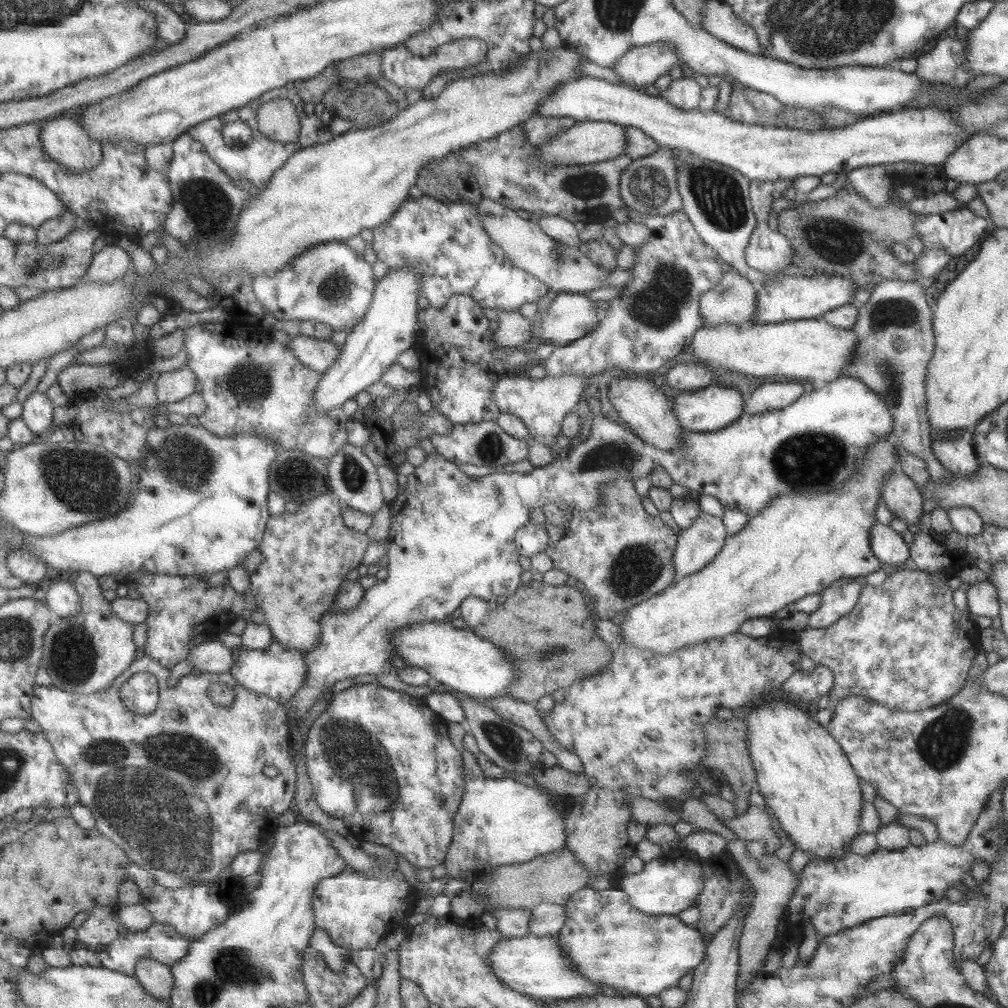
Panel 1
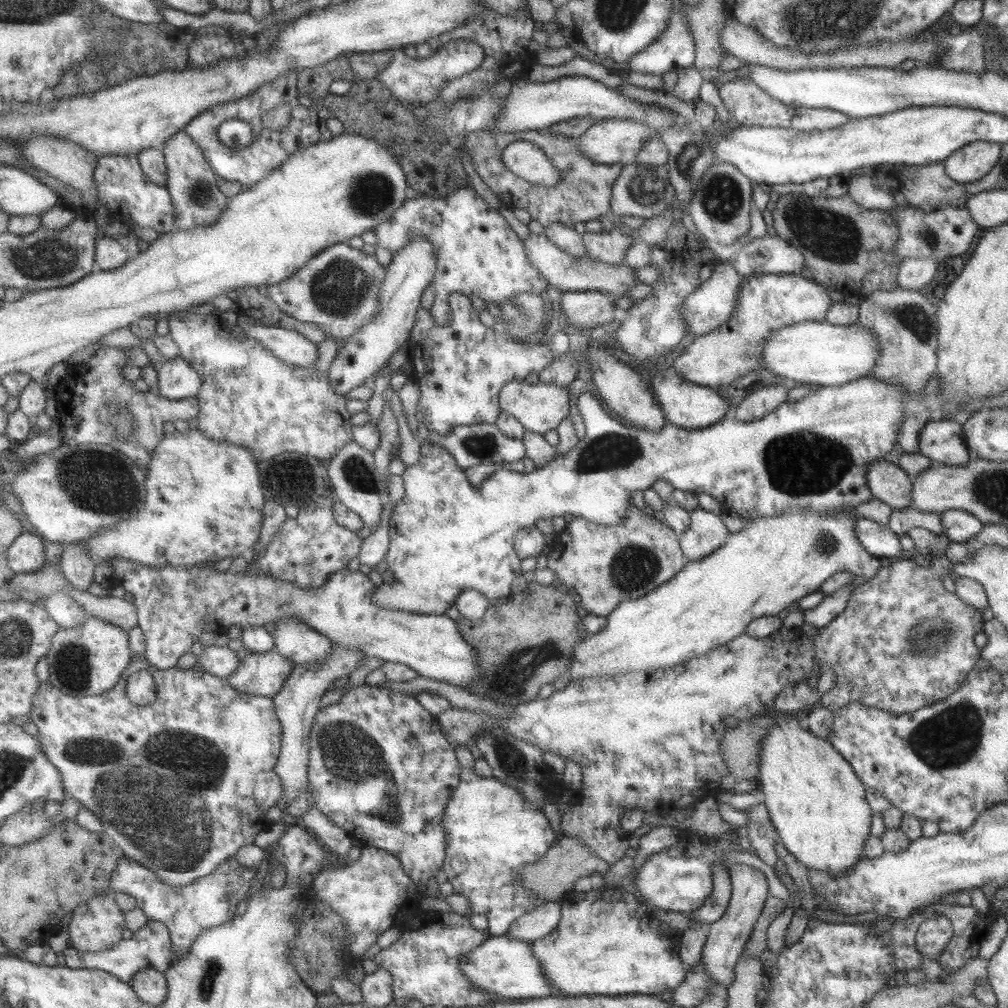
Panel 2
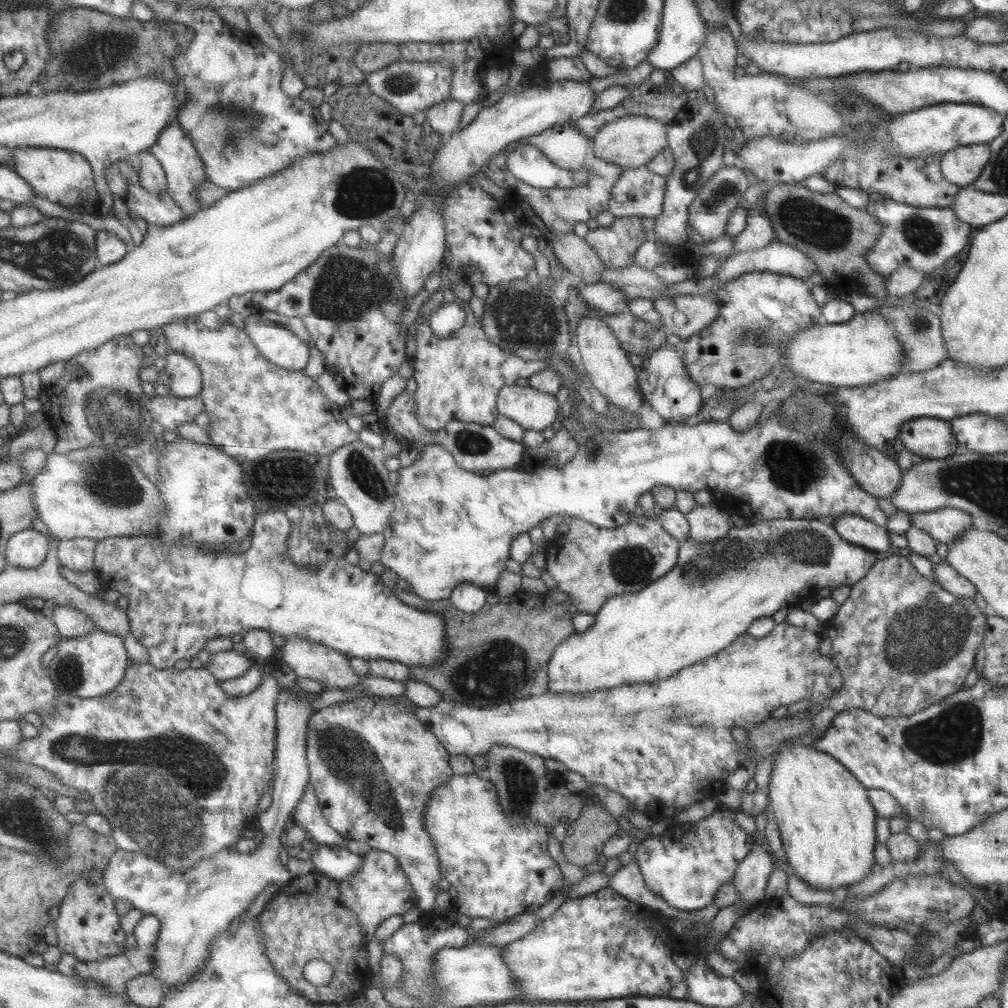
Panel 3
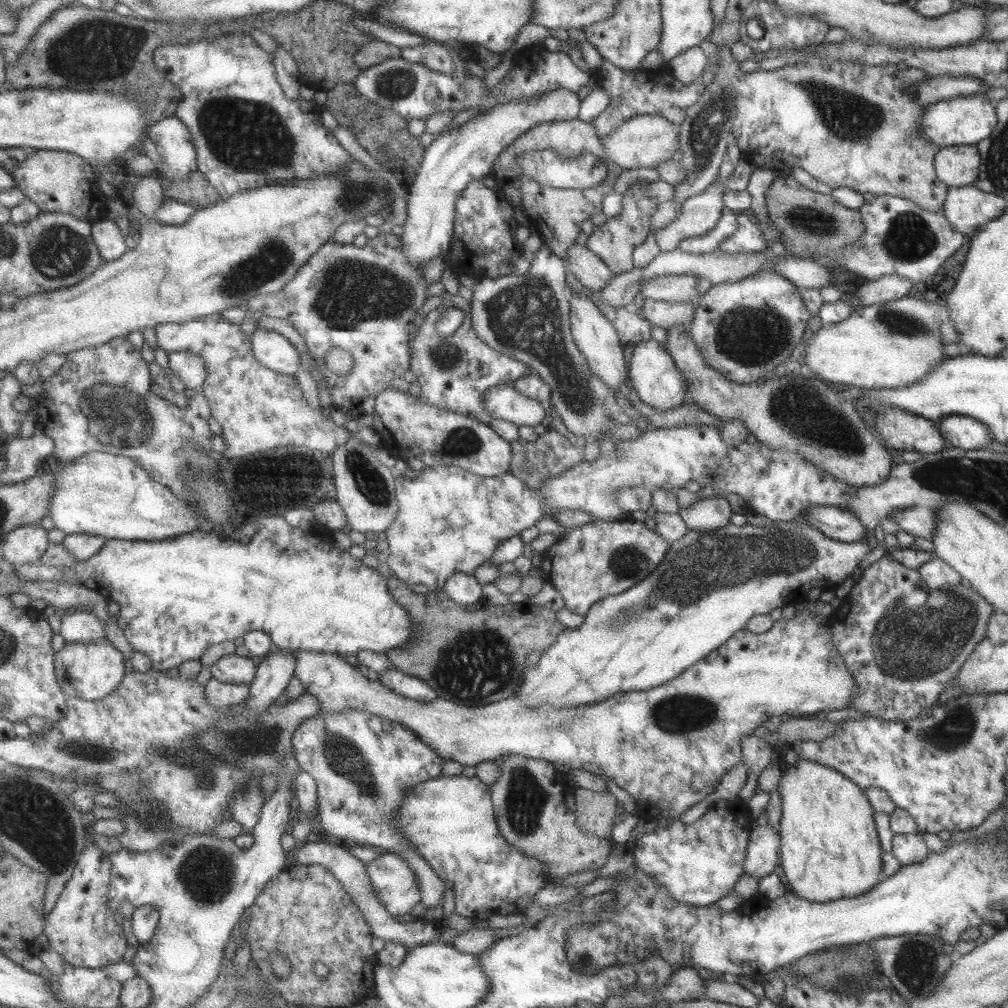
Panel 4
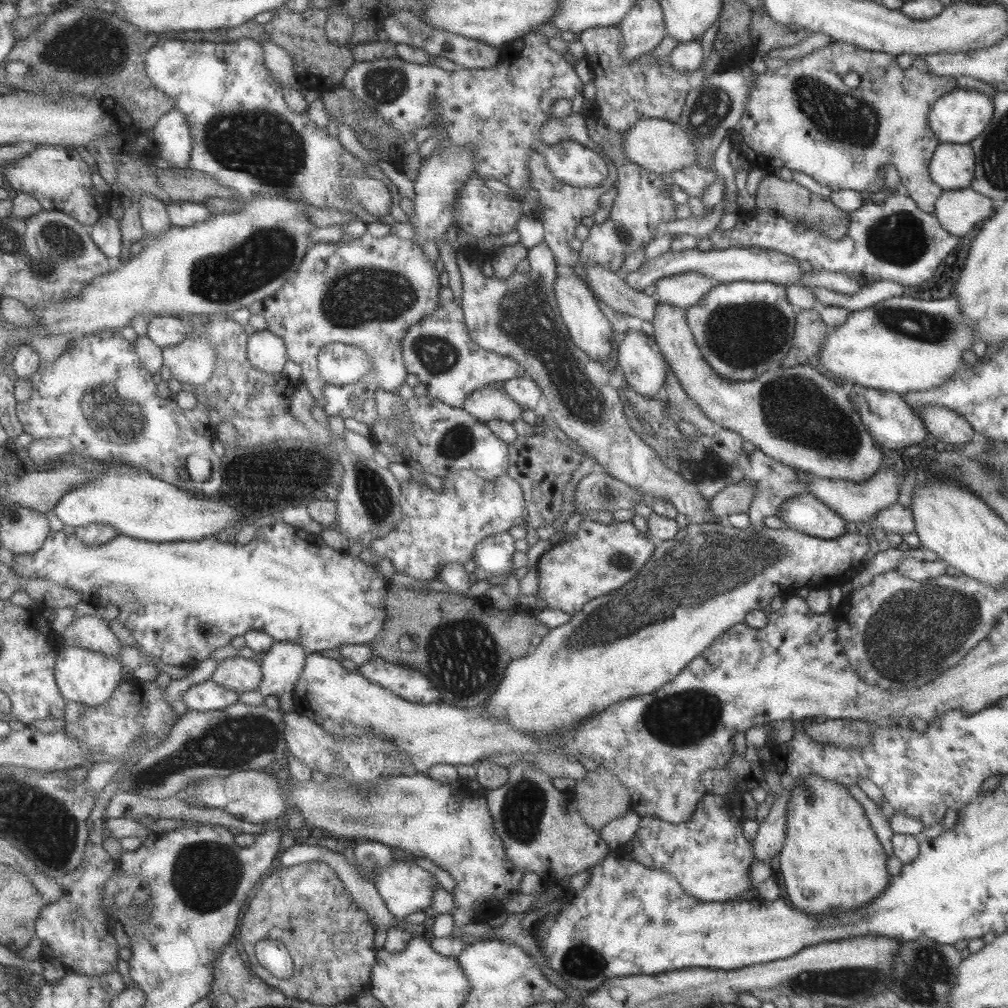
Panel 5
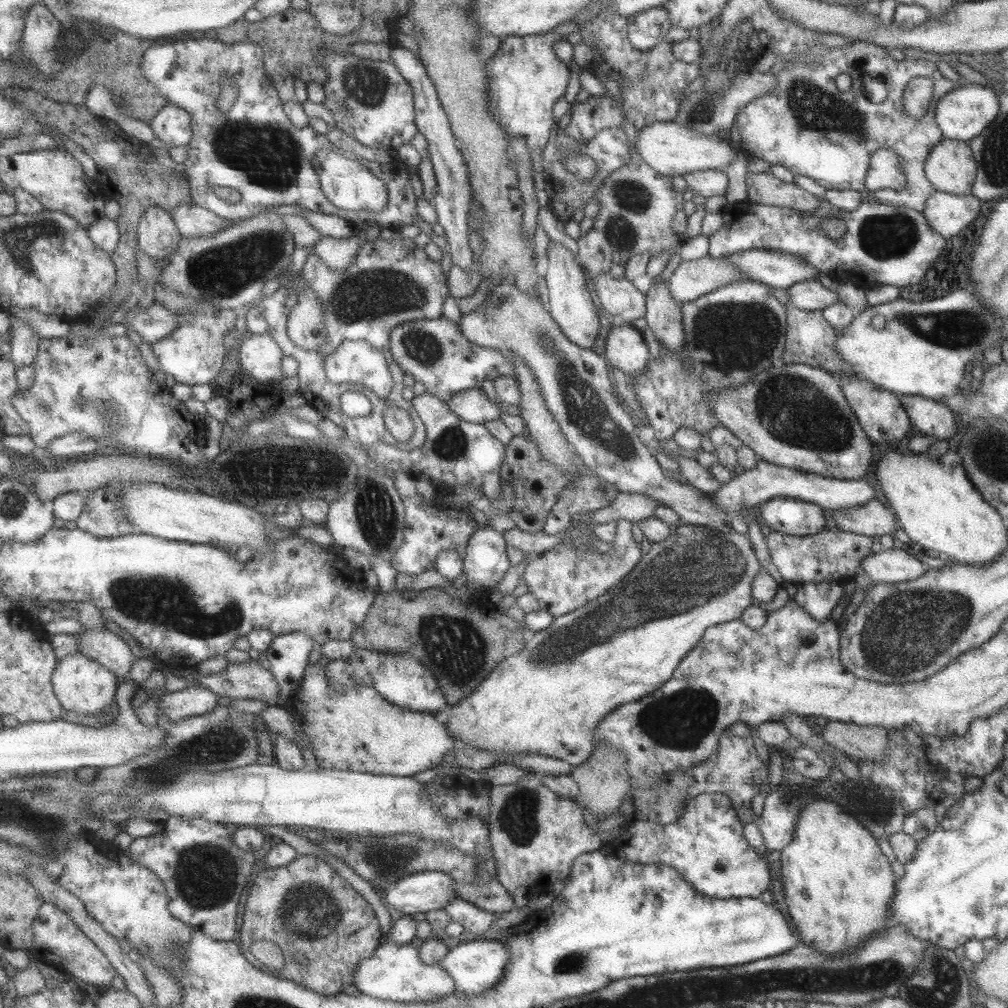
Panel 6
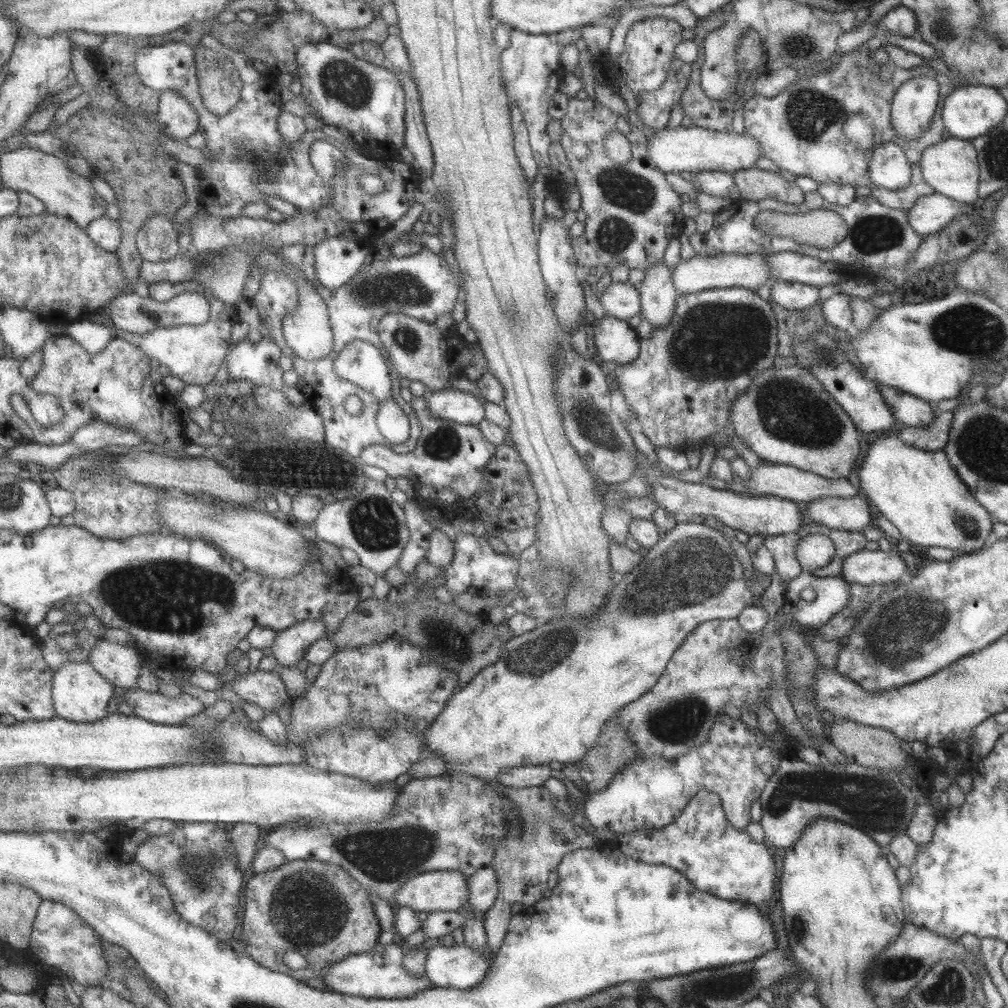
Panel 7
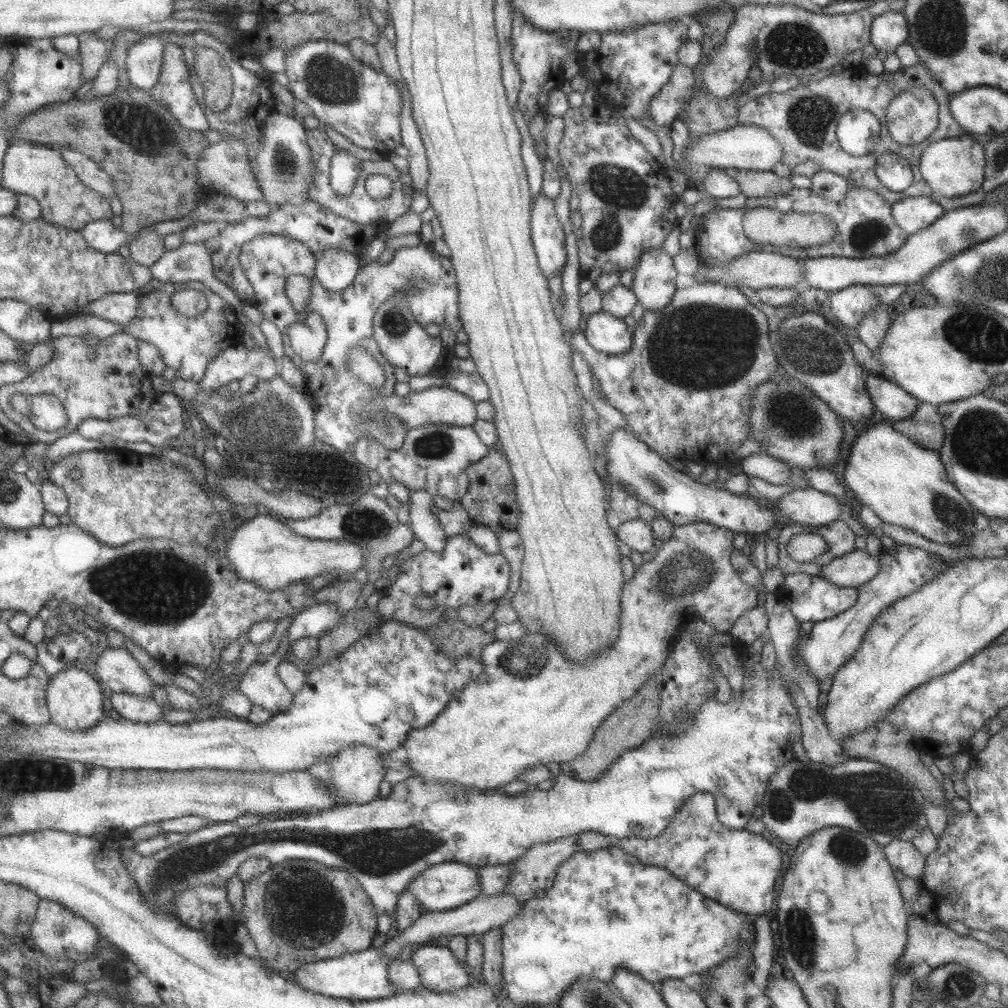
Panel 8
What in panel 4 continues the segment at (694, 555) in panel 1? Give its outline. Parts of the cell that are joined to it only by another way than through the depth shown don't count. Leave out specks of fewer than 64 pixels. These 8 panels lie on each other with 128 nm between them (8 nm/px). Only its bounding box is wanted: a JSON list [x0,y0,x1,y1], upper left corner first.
[678,495,732,531]

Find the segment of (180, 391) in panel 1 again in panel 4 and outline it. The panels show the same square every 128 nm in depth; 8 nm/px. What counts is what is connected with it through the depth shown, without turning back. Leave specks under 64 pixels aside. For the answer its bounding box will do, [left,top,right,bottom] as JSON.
[169,351,208,391]

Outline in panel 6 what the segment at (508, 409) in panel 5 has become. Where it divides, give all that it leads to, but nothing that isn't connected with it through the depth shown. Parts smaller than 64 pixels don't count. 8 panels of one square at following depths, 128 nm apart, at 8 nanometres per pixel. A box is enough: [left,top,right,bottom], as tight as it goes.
[446,389,503,424]

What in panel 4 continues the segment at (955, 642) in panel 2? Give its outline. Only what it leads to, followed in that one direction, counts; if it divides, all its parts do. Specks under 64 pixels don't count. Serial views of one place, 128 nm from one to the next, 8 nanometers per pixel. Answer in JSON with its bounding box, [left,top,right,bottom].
[827,552,992,722]

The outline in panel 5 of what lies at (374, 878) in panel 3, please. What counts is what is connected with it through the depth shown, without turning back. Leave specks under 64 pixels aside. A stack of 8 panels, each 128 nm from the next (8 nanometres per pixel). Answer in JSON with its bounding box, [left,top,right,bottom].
[375,860,440,918]

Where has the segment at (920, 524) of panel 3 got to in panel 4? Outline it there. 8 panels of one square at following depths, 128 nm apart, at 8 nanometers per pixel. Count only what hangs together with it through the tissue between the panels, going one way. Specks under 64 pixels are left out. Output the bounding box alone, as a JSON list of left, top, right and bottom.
[889,504,935,540]

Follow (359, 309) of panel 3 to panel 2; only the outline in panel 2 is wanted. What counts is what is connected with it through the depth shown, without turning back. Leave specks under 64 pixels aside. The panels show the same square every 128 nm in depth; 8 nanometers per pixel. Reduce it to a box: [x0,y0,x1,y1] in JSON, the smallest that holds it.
[258,243,387,353]

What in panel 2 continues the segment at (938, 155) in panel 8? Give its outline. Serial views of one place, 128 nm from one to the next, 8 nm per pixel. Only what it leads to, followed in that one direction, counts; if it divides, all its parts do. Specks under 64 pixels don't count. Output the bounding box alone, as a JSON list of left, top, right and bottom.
[944,140,1000,183]

